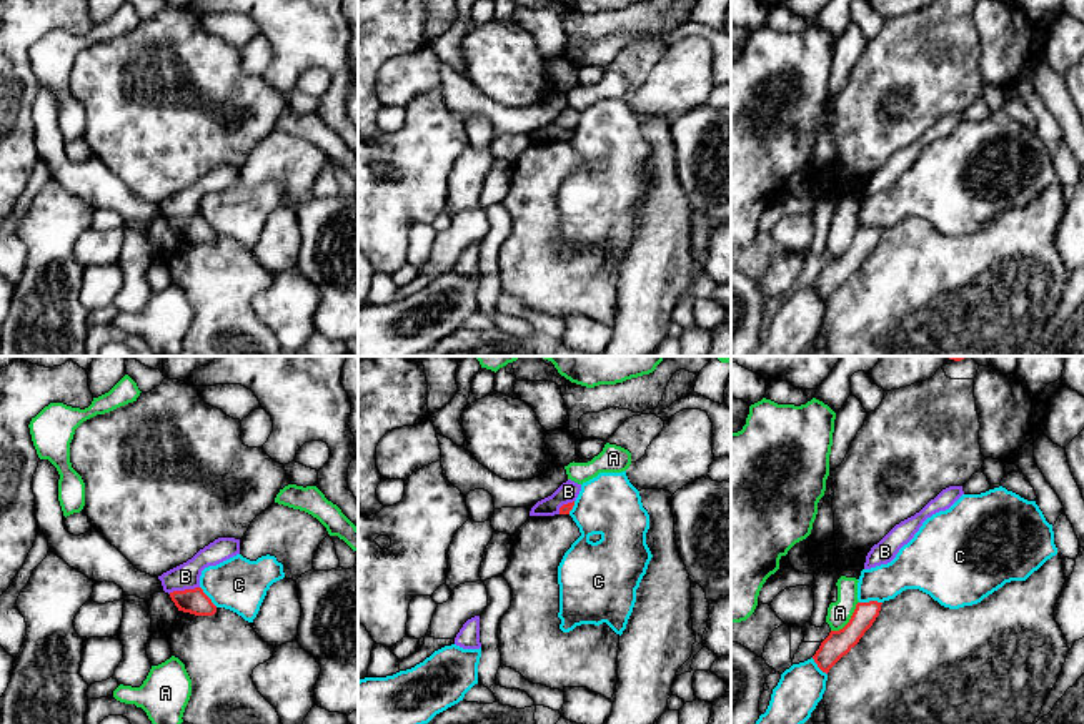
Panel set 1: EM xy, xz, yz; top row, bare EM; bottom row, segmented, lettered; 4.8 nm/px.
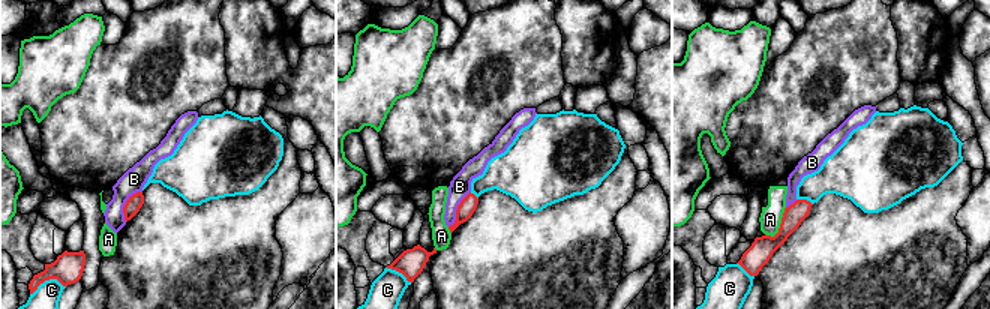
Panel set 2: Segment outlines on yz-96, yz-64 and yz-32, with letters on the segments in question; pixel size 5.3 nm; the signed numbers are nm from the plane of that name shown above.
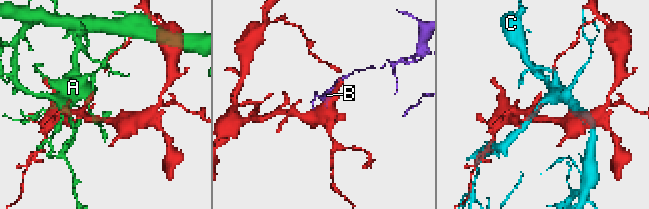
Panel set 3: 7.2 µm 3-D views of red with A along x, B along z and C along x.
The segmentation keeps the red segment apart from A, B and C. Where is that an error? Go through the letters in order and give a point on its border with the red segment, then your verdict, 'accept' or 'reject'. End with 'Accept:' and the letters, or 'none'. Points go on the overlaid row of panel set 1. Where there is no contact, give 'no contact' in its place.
A: contact yz (850, 619); reject
B: contact xy (185, 590); reject
C: contact yz (870, 601); reject
Accept: none

